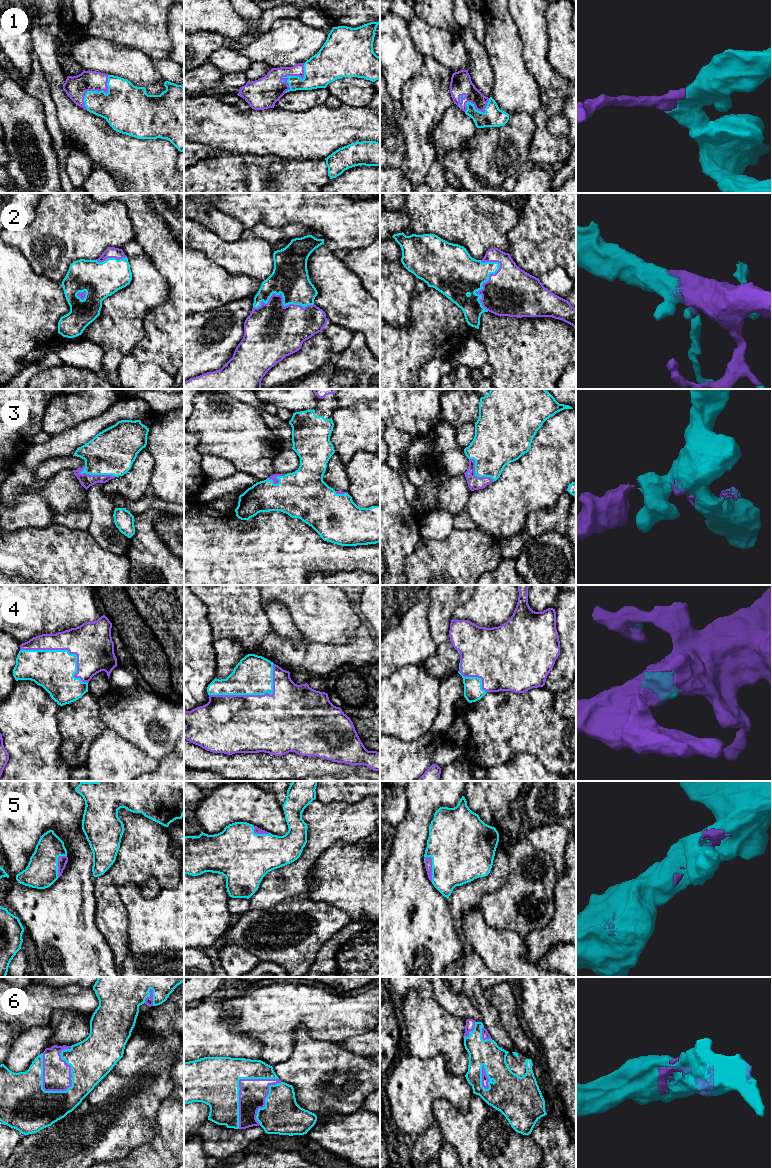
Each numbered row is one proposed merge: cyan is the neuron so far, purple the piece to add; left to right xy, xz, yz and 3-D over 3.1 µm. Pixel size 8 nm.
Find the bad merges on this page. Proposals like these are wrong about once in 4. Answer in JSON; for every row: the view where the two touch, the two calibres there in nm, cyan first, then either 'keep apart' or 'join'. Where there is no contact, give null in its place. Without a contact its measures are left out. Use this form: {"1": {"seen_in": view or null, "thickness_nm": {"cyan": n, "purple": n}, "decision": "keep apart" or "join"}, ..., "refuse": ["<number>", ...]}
{"1": {"seen_in": "xz", "thickness_nm": {"cyan": 260, "purple": 220}, "decision": "join"}, "2": {"seen_in": "yz", "thickness_nm": {"cyan": 360, "purple": 400}, "decision": "join"}, "3": {"seen_in": "xy", "thickness_nm": {"cyan": 360, "purple": 110}, "decision": "join"}, "4": {"seen_in": "xy", "thickness_nm": {"cyan": 320, "purple": 320}, "decision": "join"}, "5": {"seen_in": "yz", "thickness_nm": {"cyan": 460, "purple": 60}, "decision": "join"}, "6": {"seen_in": "xy", "thickness_nm": {"cyan": 340, "purple": 220}, "decision": "join"}, "refuse": []}

